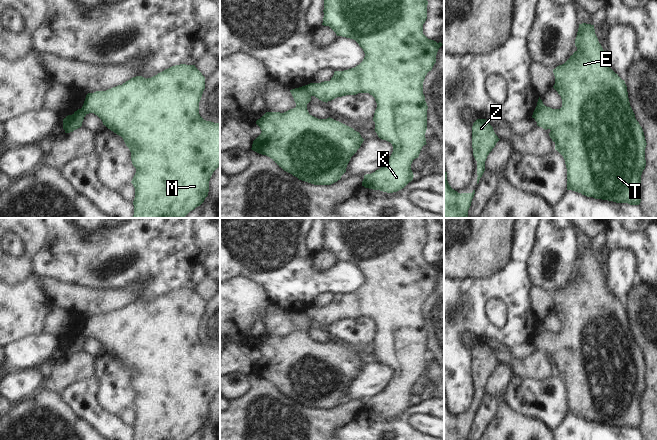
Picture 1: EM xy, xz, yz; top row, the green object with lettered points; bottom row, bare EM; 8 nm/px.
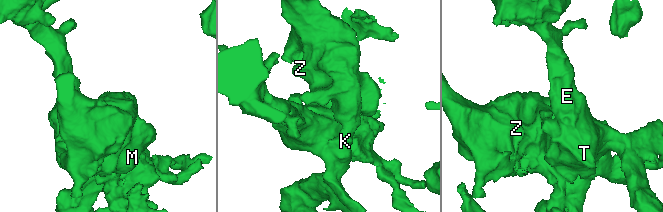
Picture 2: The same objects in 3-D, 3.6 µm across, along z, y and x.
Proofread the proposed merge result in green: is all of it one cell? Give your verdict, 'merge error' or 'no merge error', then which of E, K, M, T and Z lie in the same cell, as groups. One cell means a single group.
merge error | E T / K M Z

